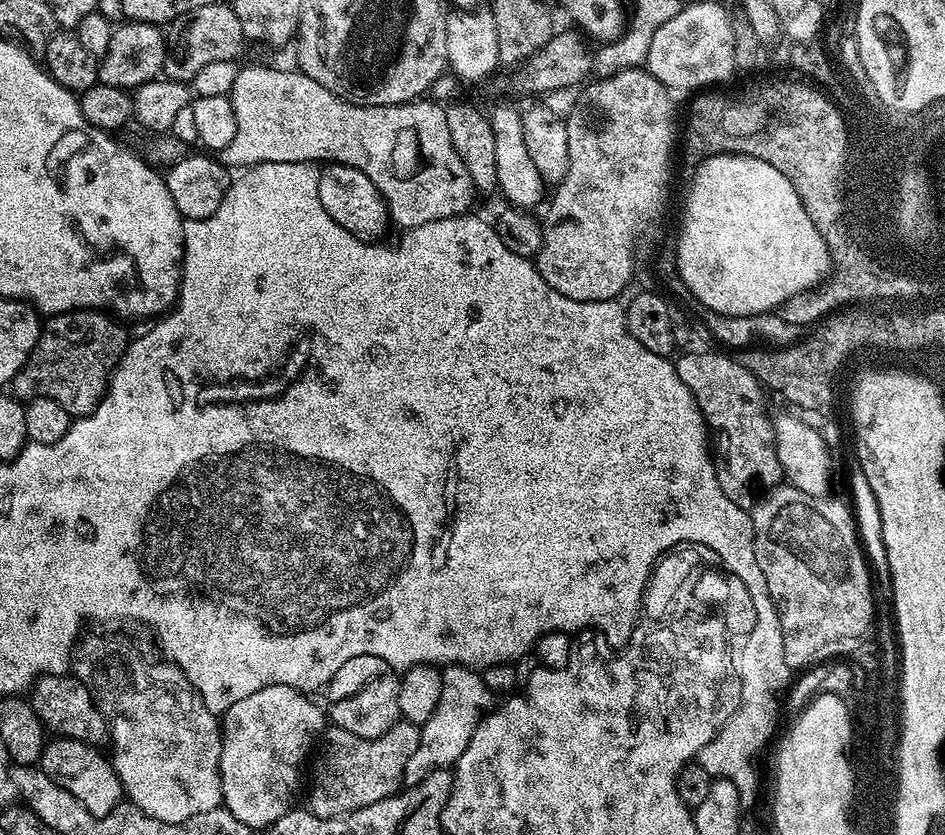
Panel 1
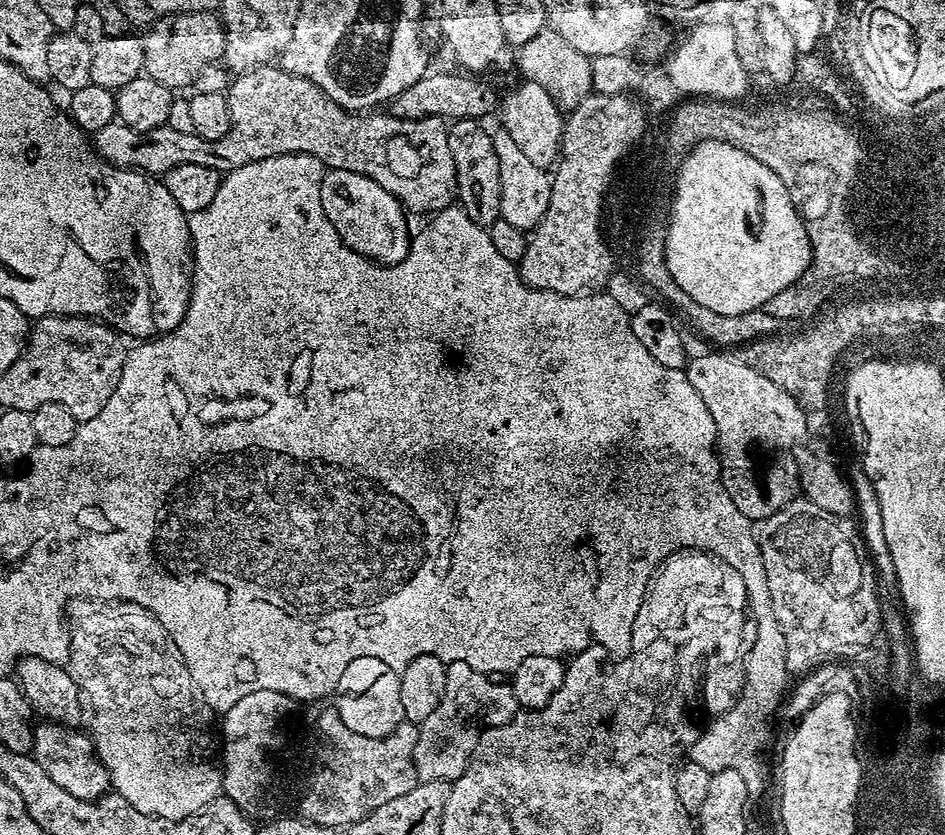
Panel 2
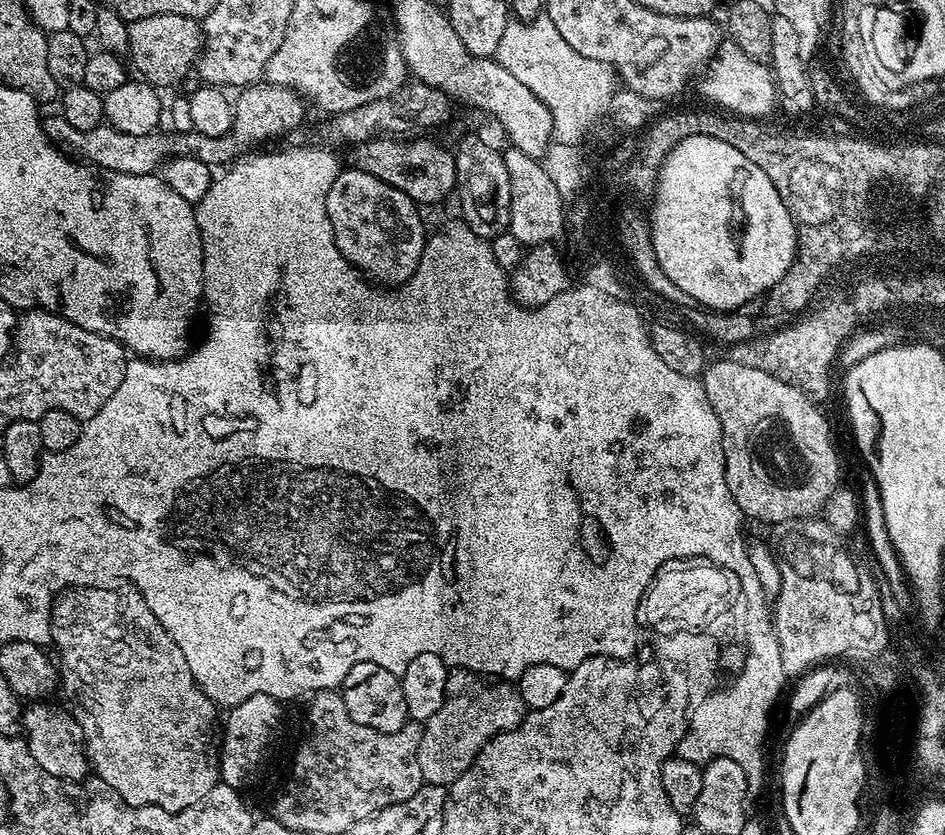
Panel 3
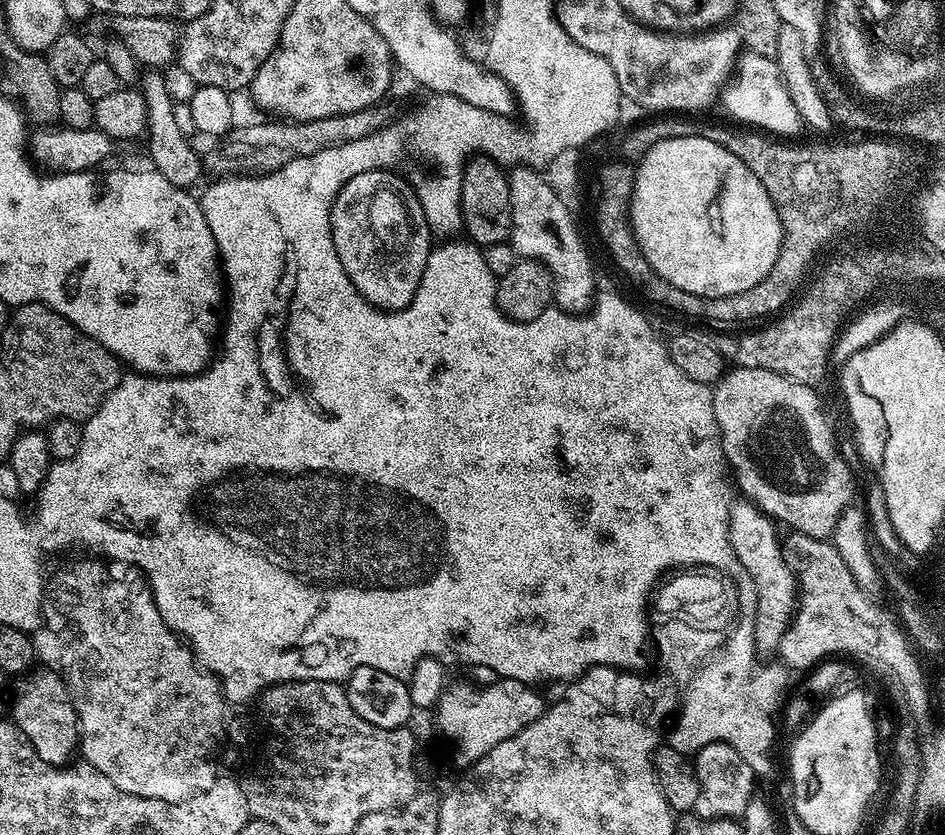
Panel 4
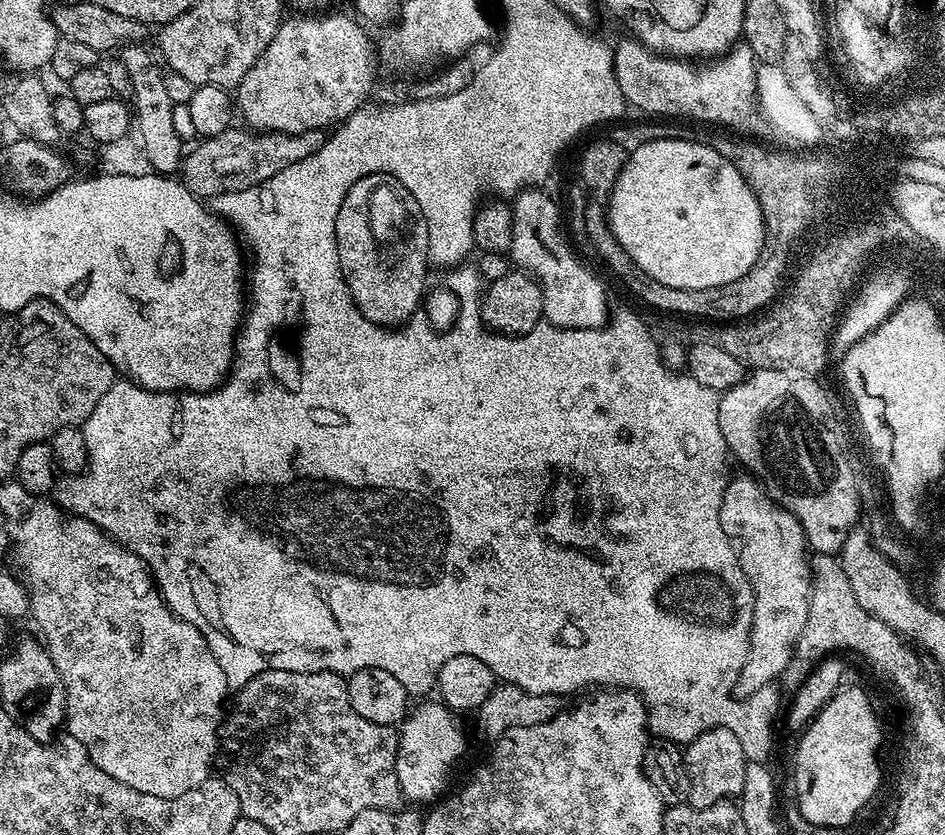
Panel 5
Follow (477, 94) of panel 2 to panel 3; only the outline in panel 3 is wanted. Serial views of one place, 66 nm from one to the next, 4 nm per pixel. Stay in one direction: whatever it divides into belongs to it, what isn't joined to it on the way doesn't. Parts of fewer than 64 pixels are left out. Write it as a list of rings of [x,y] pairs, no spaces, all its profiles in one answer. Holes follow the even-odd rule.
[[[405,82],[386,98],[374,98],[374,102],[366,102],[366,106],[354,106],[354,110],[331,113],[327,117],[328,124],[322,125],[320,132],[332,146],[355,146],[389,134],[424,134],[427,128],[434,127],[451,114],[452,104],[453,97],[447,96],[441,88],[419,82]]]

